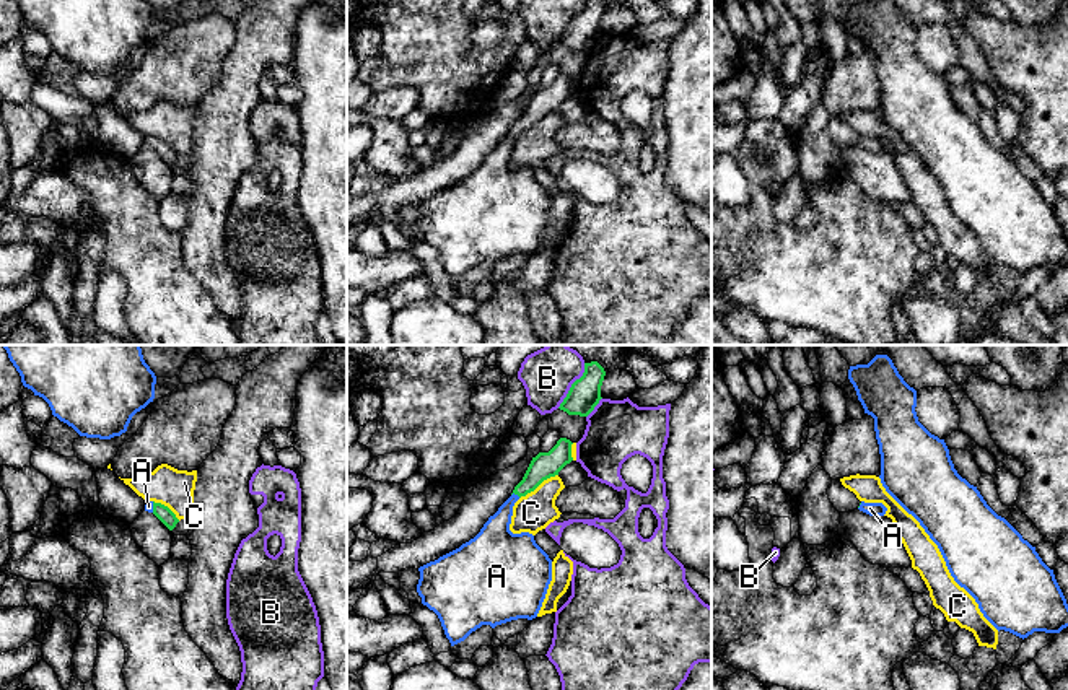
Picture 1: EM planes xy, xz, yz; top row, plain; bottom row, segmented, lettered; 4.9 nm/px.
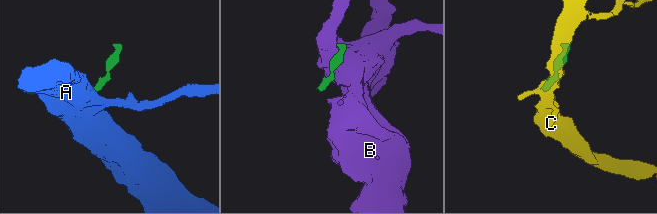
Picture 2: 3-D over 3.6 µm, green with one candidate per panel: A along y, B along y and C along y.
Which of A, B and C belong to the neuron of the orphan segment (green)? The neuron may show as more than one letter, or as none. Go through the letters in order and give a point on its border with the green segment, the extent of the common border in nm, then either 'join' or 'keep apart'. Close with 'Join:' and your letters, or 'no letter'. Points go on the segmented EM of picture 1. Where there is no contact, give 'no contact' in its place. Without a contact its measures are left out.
A: xz (516, 493) | 50 nm | join
B: xz (572, 386) | 260 nm | keep apart
C: xz (538, 485) | 220 nm | keep apart
Join: A

